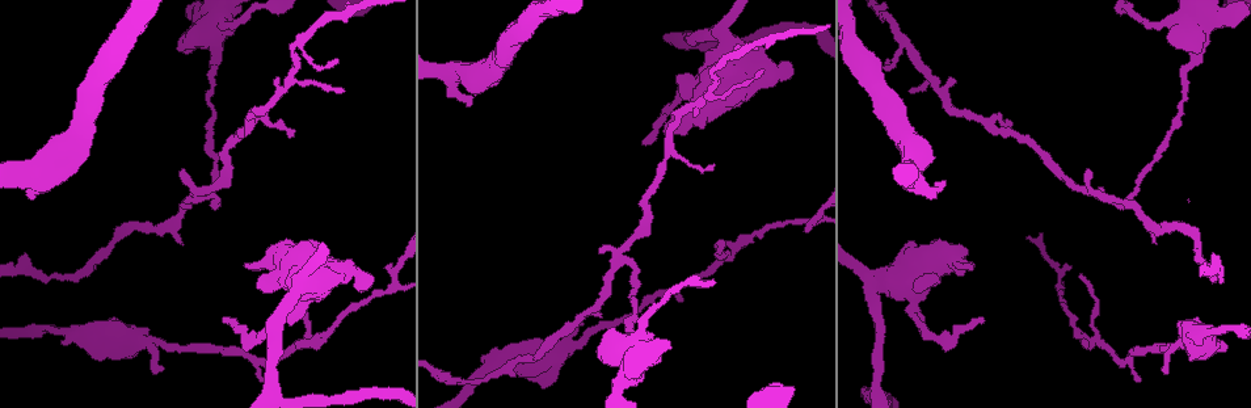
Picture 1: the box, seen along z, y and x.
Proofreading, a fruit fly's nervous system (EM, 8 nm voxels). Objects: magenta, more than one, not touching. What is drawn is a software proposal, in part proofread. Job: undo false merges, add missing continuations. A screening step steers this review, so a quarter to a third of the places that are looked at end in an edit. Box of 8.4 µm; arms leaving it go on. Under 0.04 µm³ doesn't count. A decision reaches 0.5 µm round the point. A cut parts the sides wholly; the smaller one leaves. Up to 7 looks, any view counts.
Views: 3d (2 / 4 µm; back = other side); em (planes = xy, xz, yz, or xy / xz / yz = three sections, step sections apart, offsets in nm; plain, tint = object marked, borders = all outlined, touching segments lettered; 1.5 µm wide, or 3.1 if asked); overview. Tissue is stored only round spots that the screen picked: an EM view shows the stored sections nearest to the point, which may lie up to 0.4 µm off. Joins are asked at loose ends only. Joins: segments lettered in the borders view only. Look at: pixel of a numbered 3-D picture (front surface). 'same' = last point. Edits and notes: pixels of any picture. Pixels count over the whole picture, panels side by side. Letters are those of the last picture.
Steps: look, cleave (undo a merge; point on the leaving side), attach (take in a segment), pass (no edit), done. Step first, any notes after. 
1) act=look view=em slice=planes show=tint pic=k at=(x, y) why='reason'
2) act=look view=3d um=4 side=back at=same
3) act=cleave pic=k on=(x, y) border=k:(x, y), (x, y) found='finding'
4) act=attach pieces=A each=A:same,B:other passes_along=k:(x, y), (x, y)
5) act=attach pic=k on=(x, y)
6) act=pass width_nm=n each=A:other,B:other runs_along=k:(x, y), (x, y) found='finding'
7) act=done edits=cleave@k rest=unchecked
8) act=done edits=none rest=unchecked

act=look view=3d um=4 pic=1 at=(983, 320) why='tapers out'

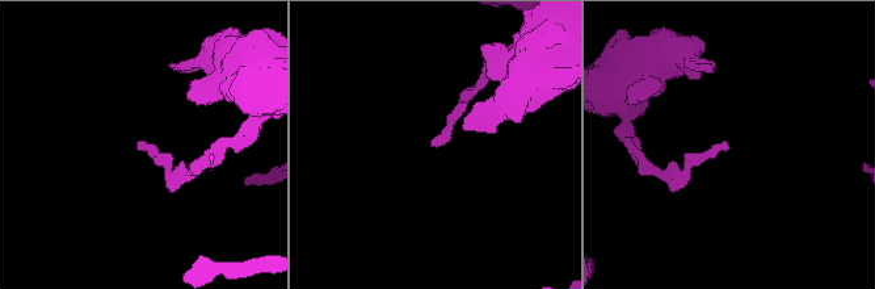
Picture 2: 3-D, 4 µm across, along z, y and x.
act=look view=em slice=planes show=borders pic=2 at=(724, 141) why='need the tissue'

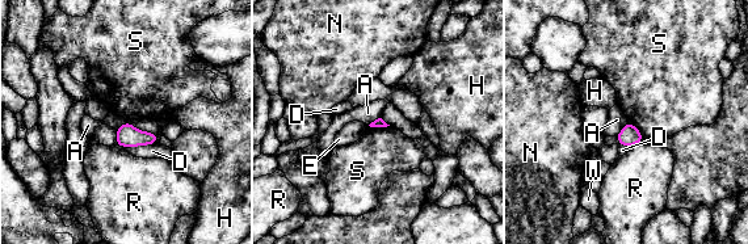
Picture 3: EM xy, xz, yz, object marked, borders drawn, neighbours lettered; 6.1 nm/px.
act=pass each=A:other,D:other,E:other,H:other,N:other,R:other,S:other,W:other border=3:(369, 125), (389, 126) found='no lettered segment goes on from it'

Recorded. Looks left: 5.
act=look view=3d um=4 side=back pic=1 at=(563, 352)

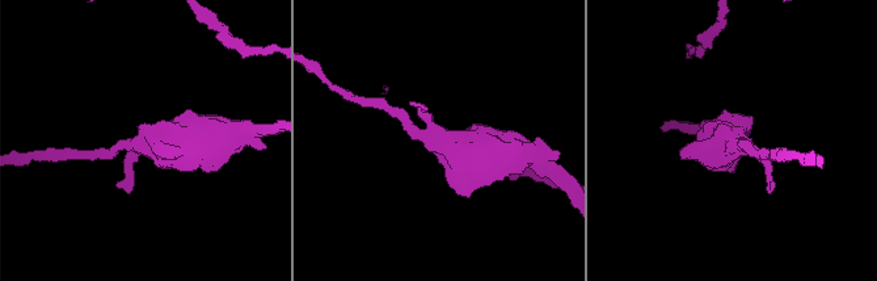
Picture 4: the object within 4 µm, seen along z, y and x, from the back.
act=look view=em slice=planes show=tint pic=4 at=(734, 143) why='now the EM'

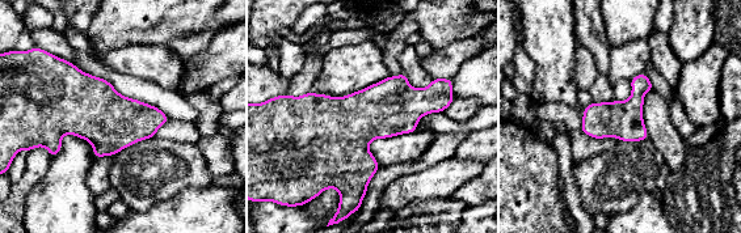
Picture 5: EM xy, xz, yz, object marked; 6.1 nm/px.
act=look view=em slice=planes show=borders at=same

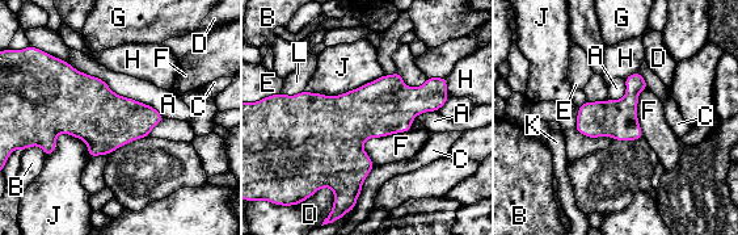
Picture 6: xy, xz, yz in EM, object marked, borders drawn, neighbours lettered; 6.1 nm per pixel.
act=pass each=A:other,B:other,C:other,D:other,E:other,F:other,G:other,H:other,J:other,K:other,L:other border=6:(68, 62), (165, 117) found='one neuron here'

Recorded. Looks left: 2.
act=look view=3d um=4 side=back pic=1 at=(214, 78) why='thick turns thin'

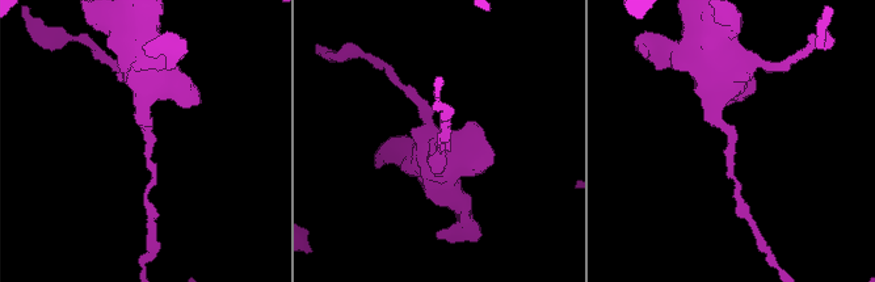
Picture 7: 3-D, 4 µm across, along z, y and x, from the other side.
act=look view=em slice=planes show=borders pic=7 at=(443, 148) why='now the EM'

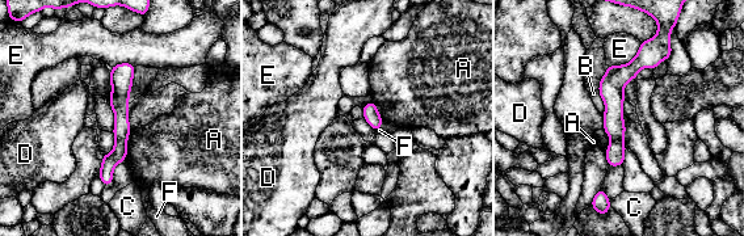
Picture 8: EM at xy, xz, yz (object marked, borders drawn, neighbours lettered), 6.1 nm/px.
act=cleave pic=8 on=(616, 151) each=A:other,B:other,C:other,D:other,E:other,F:other border=8:(612, 138), (623, 140) found='a second neuron is stuck on'

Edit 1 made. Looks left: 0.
act=done edits=cleave@8 rest=unchecked

